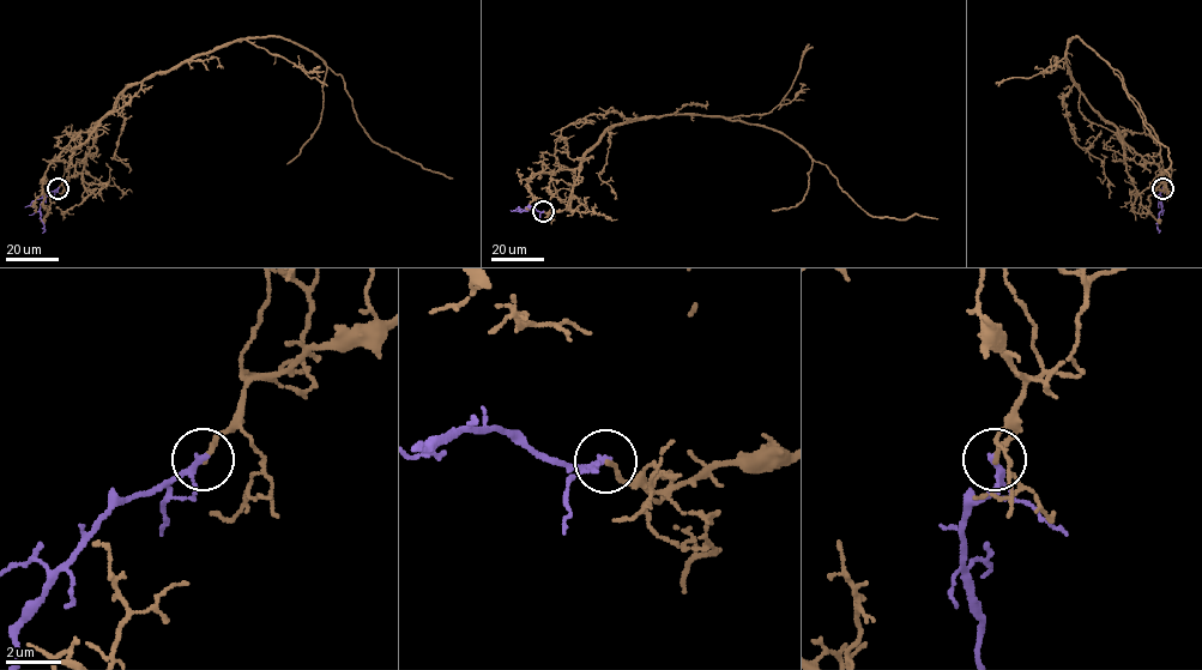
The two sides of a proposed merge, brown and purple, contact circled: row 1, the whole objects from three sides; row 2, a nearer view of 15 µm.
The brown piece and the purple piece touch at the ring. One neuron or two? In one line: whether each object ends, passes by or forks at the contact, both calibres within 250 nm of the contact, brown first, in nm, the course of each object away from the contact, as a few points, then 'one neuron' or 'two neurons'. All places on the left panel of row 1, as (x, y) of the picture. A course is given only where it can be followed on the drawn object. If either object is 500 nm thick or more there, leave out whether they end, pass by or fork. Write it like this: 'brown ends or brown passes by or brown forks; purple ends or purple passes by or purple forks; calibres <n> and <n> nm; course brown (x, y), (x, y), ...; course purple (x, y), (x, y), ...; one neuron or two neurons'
brown ends; purple passes by; calibres 180 and 200 nm; course brown (58, 188), (78, 175), (95, 127), (130, 86), (264, 36), (297, 43), (339, 74), (374, 142), (452, 177); course purple (58, 188), (40, 204), (42, 233); two neurons

